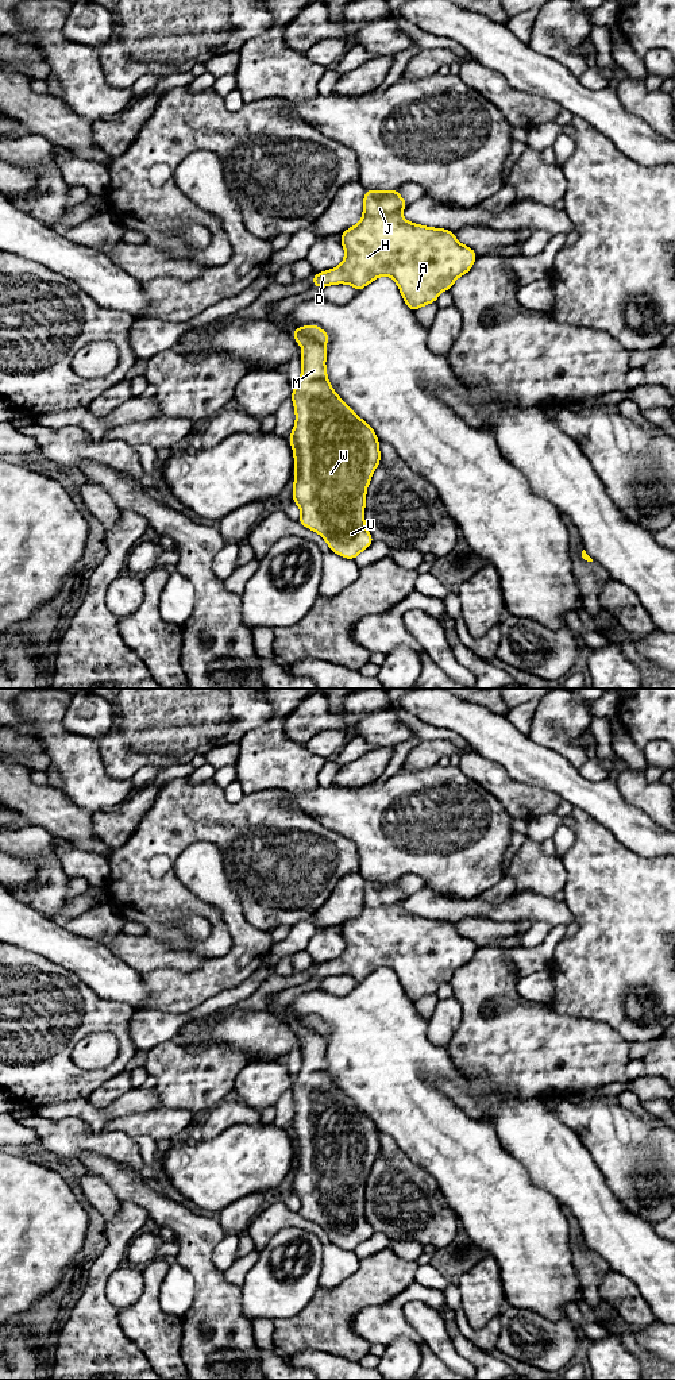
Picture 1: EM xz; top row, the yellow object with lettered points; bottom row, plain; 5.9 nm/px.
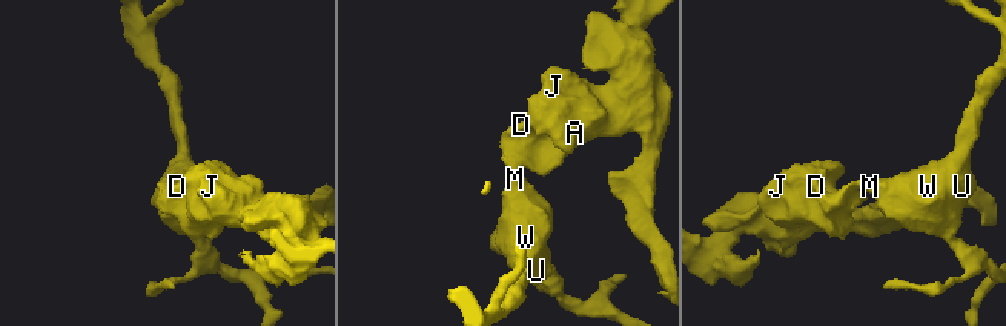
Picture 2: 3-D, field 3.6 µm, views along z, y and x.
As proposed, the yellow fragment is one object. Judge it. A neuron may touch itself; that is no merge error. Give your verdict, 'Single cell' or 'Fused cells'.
Fused cells

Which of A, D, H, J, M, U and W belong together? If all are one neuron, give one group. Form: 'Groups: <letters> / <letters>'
Groups: A D H J / M U W

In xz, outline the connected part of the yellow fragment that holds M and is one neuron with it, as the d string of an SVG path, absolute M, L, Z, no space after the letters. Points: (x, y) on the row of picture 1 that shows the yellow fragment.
M292 332L302 347L301 378L293 388L296 424L289 436L294 454L293 502L301 509L298 521L324 537L328 547L346 559L355 559L373 541L364 524L366 490L381 463L374 429L336 394L328 382L323 344Z

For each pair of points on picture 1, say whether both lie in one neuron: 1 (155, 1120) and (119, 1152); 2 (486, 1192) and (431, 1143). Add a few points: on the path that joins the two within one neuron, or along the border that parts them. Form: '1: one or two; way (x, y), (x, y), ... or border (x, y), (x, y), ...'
1: two; border (104, 1130), (118, 1130), (130, 1137)
2: one; way (473, 1179), (444, 1151)

